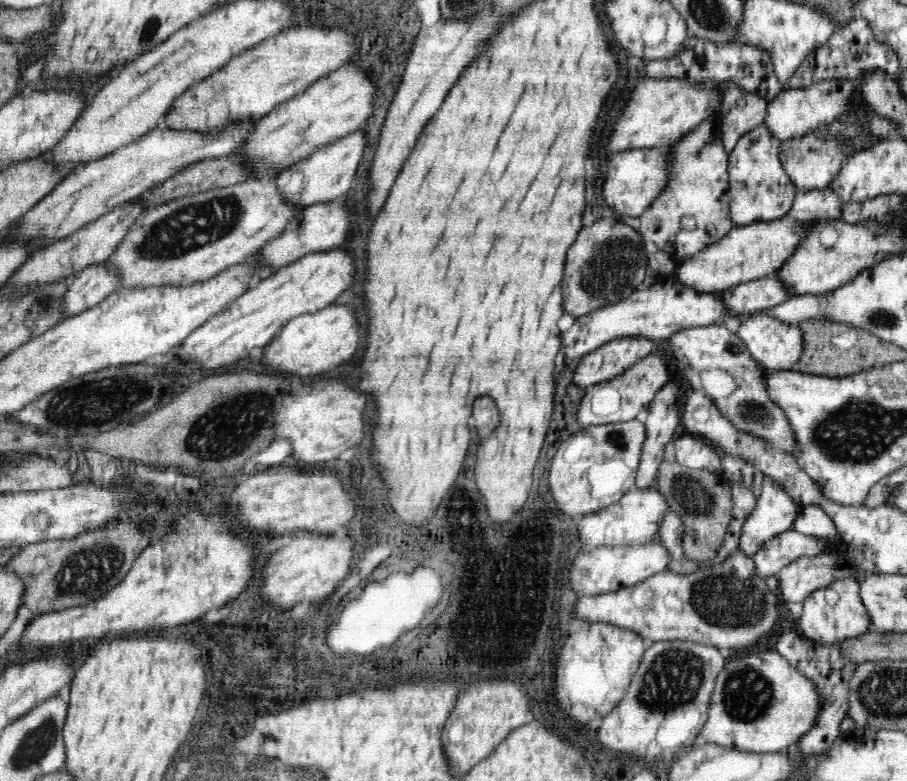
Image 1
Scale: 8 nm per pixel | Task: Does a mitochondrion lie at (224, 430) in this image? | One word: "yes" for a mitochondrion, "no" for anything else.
yes

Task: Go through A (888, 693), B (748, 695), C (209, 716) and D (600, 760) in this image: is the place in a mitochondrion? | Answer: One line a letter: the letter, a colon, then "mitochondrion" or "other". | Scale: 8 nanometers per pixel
A: mitochondrion
B: mitochondrion
C: other
D: other

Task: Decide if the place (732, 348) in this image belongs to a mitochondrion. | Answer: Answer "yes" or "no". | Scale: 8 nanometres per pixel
no

